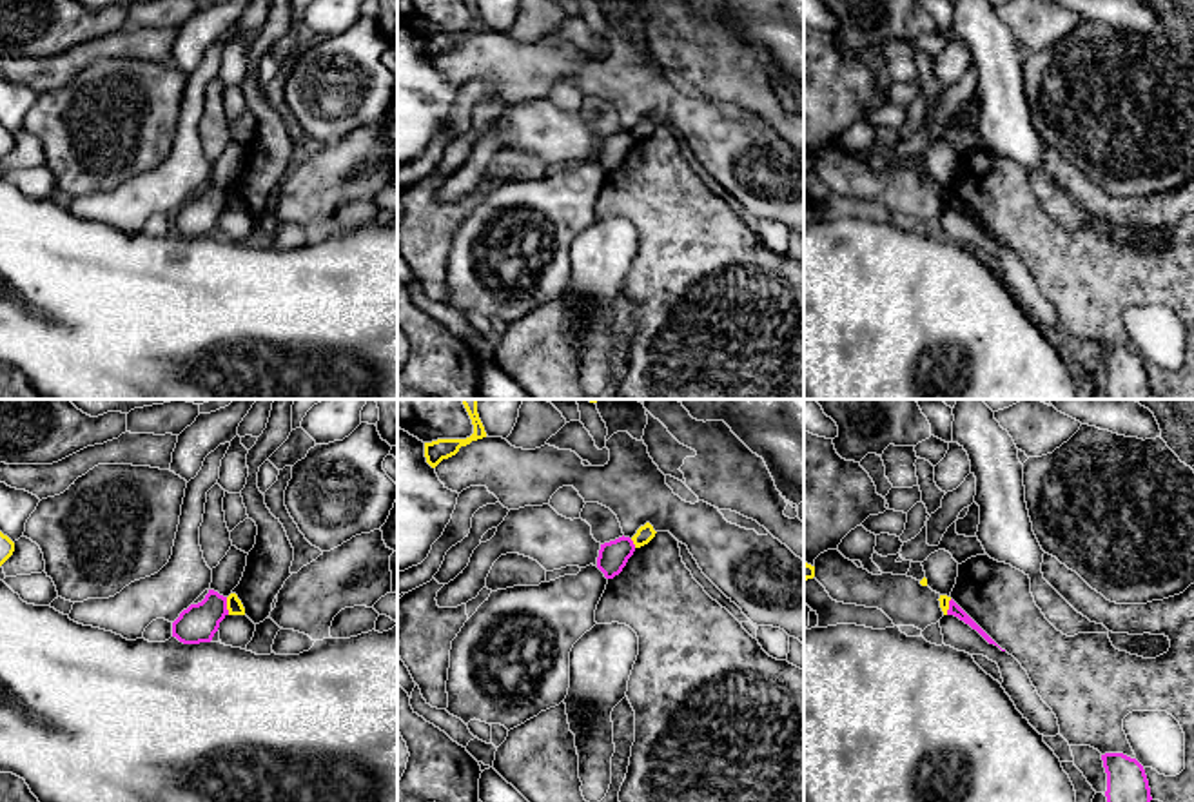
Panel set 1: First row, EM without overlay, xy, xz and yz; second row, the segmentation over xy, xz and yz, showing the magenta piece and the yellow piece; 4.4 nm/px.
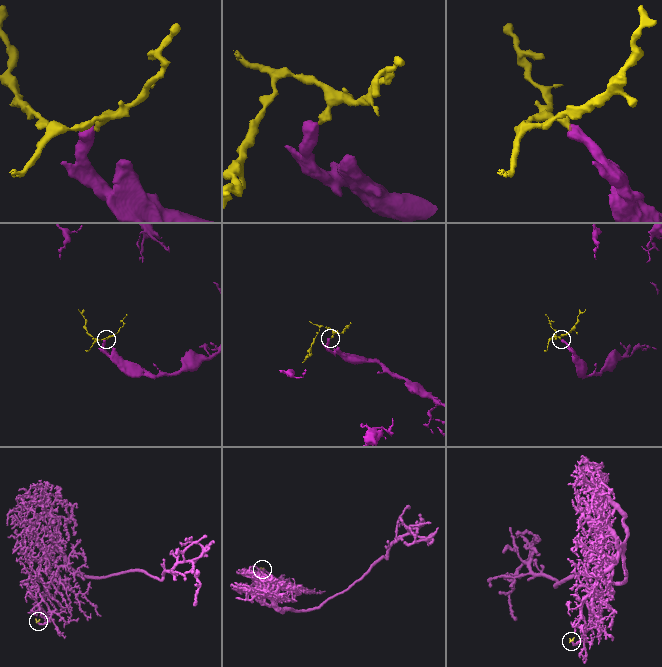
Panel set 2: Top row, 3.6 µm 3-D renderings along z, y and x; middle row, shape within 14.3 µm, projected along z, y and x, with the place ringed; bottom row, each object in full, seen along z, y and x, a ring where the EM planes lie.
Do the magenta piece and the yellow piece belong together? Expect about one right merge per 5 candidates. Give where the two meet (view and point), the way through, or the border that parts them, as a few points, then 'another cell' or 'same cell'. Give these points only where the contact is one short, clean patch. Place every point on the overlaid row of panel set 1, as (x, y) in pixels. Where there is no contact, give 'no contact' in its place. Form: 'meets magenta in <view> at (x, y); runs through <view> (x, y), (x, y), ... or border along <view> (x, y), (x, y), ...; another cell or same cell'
meets magenta in xy at (225, 606); border along xy (225, 597), (229, 614); another cell

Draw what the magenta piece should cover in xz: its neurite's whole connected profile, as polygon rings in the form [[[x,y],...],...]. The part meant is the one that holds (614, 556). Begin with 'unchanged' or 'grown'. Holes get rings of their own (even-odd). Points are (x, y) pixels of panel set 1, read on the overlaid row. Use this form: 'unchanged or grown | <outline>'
unchanged | [[[624,535],[615,541],[604,543],[599,550],[597,568],[604,573],[606,579],[613,579],[622,572],[633,552],[633,541]]]

